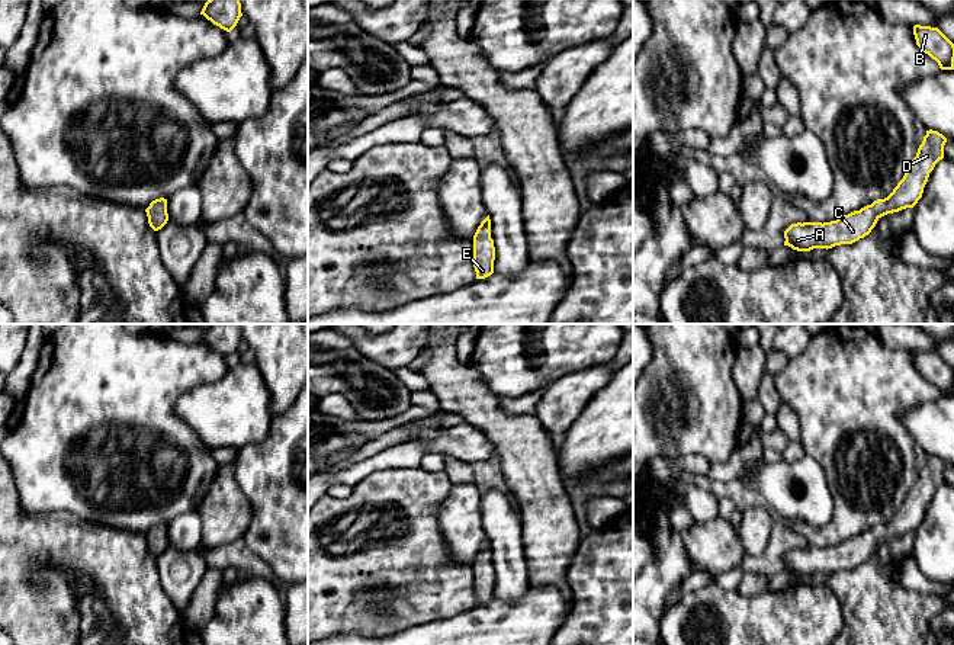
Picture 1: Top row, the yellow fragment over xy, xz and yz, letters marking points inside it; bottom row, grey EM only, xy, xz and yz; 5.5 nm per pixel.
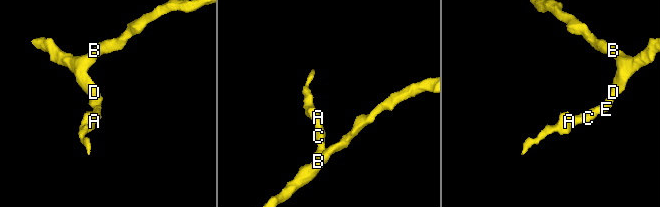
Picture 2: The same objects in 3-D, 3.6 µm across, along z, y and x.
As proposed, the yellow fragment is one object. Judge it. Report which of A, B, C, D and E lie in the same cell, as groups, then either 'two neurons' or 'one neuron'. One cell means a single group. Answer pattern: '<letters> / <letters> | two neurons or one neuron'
A B C D E | one neuron

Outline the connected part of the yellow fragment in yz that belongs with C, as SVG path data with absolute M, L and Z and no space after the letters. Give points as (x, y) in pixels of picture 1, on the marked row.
M926 131L916 157L887 198L877 199L860 211L839 216L836 221L791 224L784 231L784 246L797 251L810 251L852 244L868 235L881 216L913 208L922 198L929 173L944 158L945 142L947 138L938 131Z

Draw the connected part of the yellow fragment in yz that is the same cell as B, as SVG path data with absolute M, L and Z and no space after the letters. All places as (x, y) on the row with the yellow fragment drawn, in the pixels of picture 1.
M913 26L916 45L935 60L941 70L954 70L954 44L938 29Z

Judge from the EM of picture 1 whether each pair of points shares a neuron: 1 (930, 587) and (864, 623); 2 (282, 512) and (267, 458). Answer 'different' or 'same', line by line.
1: different
2: same

